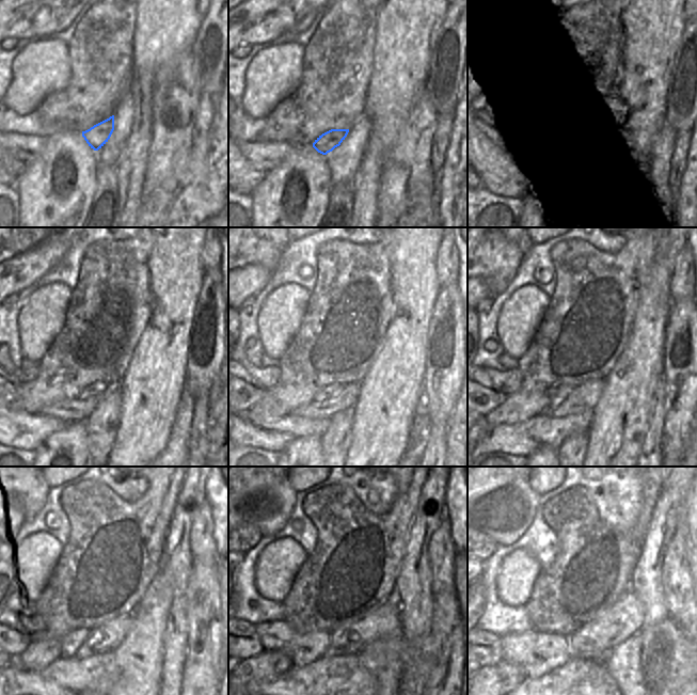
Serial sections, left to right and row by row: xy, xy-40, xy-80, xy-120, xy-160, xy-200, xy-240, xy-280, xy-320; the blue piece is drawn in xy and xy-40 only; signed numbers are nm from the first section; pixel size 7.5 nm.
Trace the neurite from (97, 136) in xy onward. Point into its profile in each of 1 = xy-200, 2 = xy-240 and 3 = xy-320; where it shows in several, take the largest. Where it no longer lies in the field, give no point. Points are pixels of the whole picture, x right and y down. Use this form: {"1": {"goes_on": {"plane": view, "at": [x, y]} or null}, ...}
{"1": {"goes_on": {"plane": "xy-200", "at": [560, 394]}}, "2": {"goes_on": {"plane": "xy-240", "at": [69, 645]}}, "3": {"goes_on": {"plane": "xy-320", "at": [536, 652]}}}

